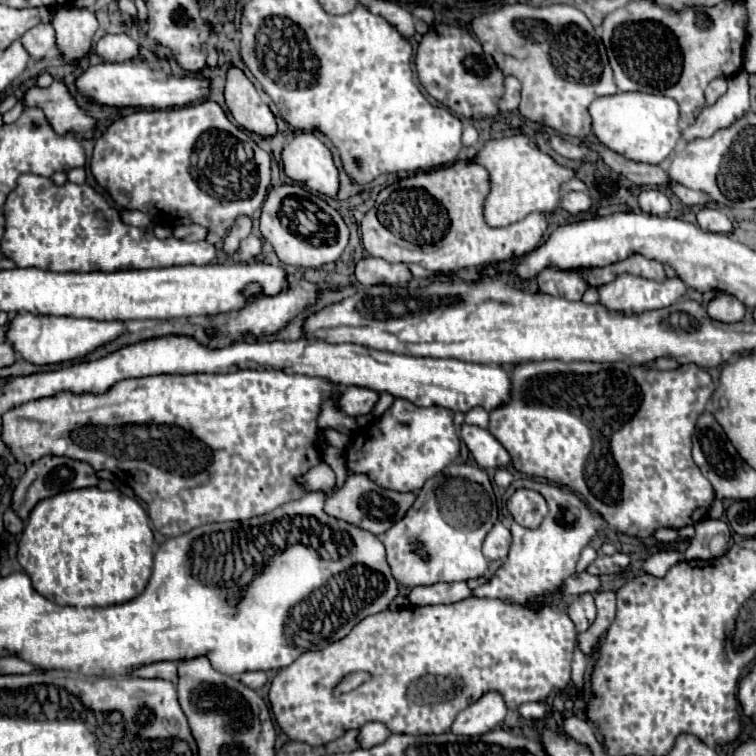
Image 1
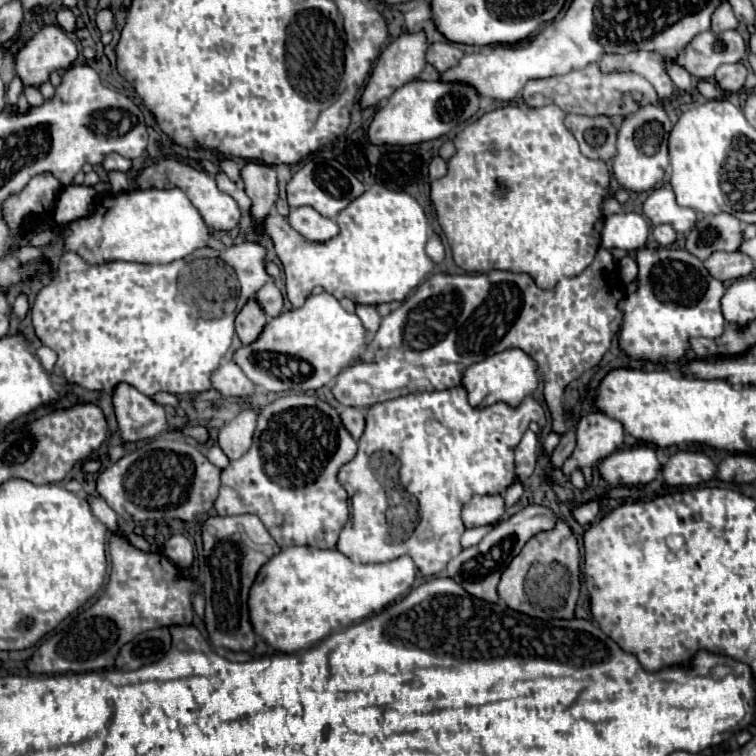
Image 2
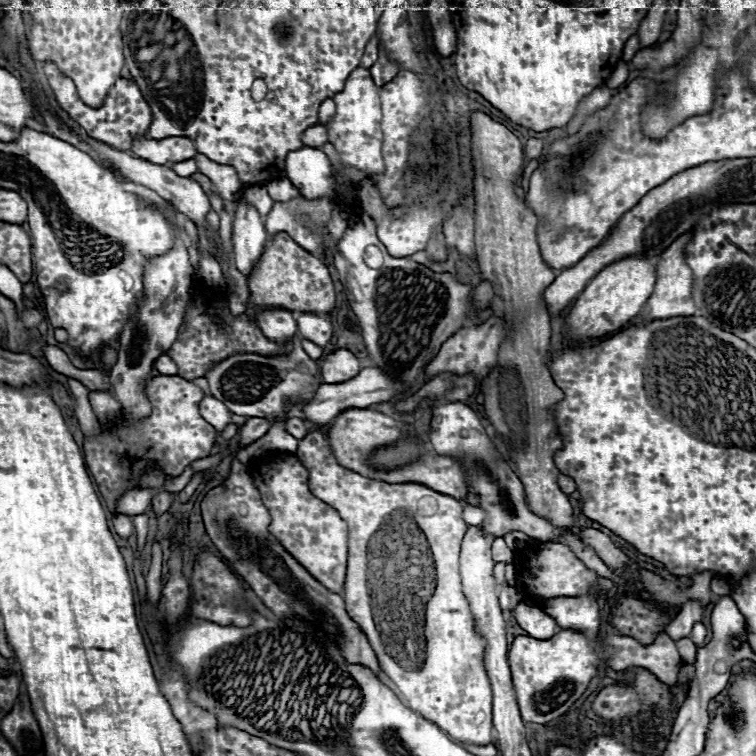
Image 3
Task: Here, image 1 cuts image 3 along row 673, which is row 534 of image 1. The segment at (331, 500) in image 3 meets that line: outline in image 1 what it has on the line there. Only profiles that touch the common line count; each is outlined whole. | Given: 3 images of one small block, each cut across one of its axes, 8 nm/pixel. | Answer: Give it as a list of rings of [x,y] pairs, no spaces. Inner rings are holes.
[[[448,464],[440,474],[432,476],[416,494],[416,502],[408,510],[408,514],[396,522],[382,538],[386,554],[388,554],[388,566],[392,570],[392,576],[398,580],[400,586],[432,586],[436,582],[456,582],[456,580],[474,580],[488,572],[488,562],[482,556],[482,542],[494,522],[498,520],[498,504],[492,490],[492,484],[488,480],[486,470],[470,464]],[[412,542],[418,542],[422,550],[428,554],[428,560],[418,558],[416,546]]]

